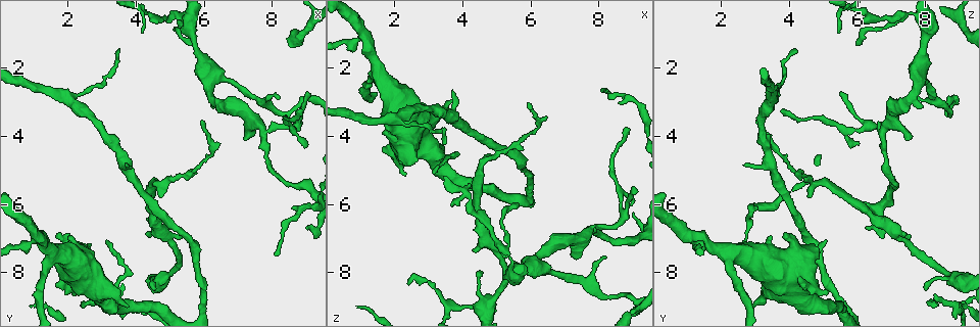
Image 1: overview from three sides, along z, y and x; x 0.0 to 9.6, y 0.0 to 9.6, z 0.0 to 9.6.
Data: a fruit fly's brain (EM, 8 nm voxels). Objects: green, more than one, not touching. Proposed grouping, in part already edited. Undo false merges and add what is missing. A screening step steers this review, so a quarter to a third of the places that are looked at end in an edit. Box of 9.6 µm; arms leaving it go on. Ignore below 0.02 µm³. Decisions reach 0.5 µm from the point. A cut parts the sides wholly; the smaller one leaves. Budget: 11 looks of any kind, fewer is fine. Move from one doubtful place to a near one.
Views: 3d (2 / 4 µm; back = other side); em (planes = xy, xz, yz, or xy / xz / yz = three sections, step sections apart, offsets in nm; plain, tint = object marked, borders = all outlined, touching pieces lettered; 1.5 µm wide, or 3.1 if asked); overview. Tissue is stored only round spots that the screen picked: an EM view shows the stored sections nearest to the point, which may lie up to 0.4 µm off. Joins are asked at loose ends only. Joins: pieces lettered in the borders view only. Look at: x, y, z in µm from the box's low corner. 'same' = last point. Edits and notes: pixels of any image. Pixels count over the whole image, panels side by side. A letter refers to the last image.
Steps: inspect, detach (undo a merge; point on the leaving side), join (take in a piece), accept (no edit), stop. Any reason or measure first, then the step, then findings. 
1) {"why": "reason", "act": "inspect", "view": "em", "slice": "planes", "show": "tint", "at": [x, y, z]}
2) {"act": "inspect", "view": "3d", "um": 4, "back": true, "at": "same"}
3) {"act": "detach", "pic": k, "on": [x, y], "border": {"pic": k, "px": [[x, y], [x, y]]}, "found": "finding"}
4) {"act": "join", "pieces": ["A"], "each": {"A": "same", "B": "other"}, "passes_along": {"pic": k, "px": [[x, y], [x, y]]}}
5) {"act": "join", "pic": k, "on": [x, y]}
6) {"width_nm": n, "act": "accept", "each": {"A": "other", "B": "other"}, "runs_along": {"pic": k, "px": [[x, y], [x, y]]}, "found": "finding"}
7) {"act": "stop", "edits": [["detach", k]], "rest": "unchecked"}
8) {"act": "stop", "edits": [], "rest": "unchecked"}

{"act": "inspect", "view": "3d", "um": 2, "at": [9.05, 6.70, 6.25]}

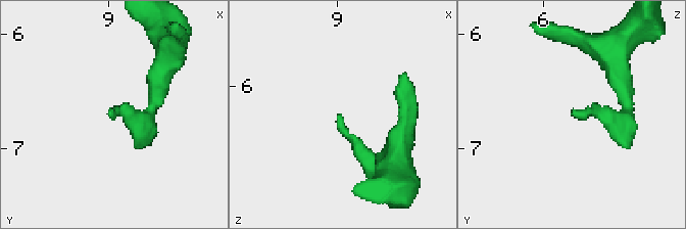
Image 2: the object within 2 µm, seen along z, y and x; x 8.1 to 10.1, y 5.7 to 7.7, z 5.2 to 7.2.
{"act": "inspect", "view": "em", "slice": "planes", "show": "borders", "at": [9.00, 6.66, 6.24]}

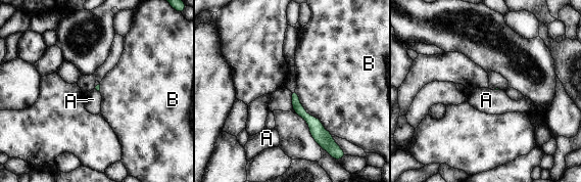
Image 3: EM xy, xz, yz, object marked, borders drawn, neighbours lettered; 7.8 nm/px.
{"longest_contact_nm": ["B", 460], "act": "accept", "each": {"A": "other", "B": "other"}, "runs_along": {"pic": 3, "px": [[293, 94], [324, 142]]}, "found": "no lettered piece goes on from it"}

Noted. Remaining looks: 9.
{"act": "inspect", "view": "em", "slice": "planes", "show": "borders", "at": [8.00, 7.50, 2.65]}

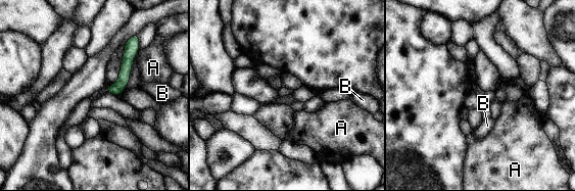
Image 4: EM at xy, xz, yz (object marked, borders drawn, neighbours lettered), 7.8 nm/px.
{"act": "accept", "each": {"A": "other", "B": "other"}, "runs_along": {"pic": 4, "px": [[133, 41], [124, 79], [114, 92]]}, "found": "no lettered piece goes on from it"}

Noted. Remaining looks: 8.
{"why": "three arms meet", "act": "inspect", "view": "em", "slice": "planes", "show": "plain", "at": [7.75, 3.90, 6.70]}

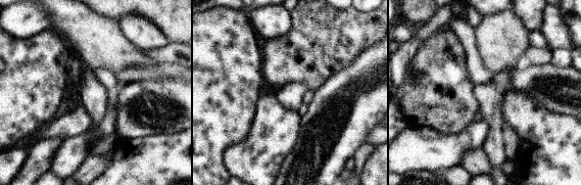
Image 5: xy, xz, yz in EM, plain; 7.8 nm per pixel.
{"act": "inspect", "view": "em", "slice": "planes", "show": "borders", "at": "same"}

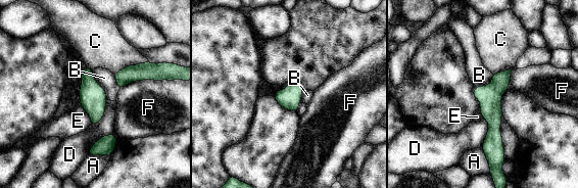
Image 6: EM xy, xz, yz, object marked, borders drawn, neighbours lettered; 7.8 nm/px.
{"longest_contact_nm": ["F", 360], "act": "accept", "each": {"A": "other", "B": "other", "C": "other", "D": "other", "E": "other", "F": "other"}, "runs_along": {"pic": 6, "px": [[508, 73], [494, 90], [494, 154]]}, "found": "all the same neuron"}

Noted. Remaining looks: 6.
{"why": "thick turns thin", "act": "inspect", "view": "em", "slice": "planes", "show": "borders", "at": [6.90, 2.40, 8.00]}

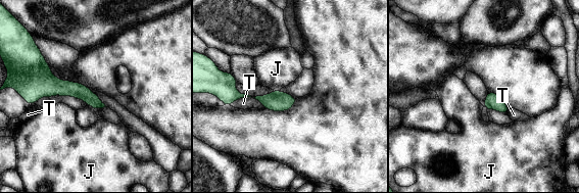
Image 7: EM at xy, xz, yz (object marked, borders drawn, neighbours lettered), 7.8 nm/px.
{"act": "accept", "each": {"J": "other", "T": "other"}, "border": {"pic": 7, "px": [[274, 90], [280, 91]]}, "found": "all the same neuron"}

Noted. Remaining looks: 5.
{"act": "stop", "edits": [], "rest": "unchecked"}

